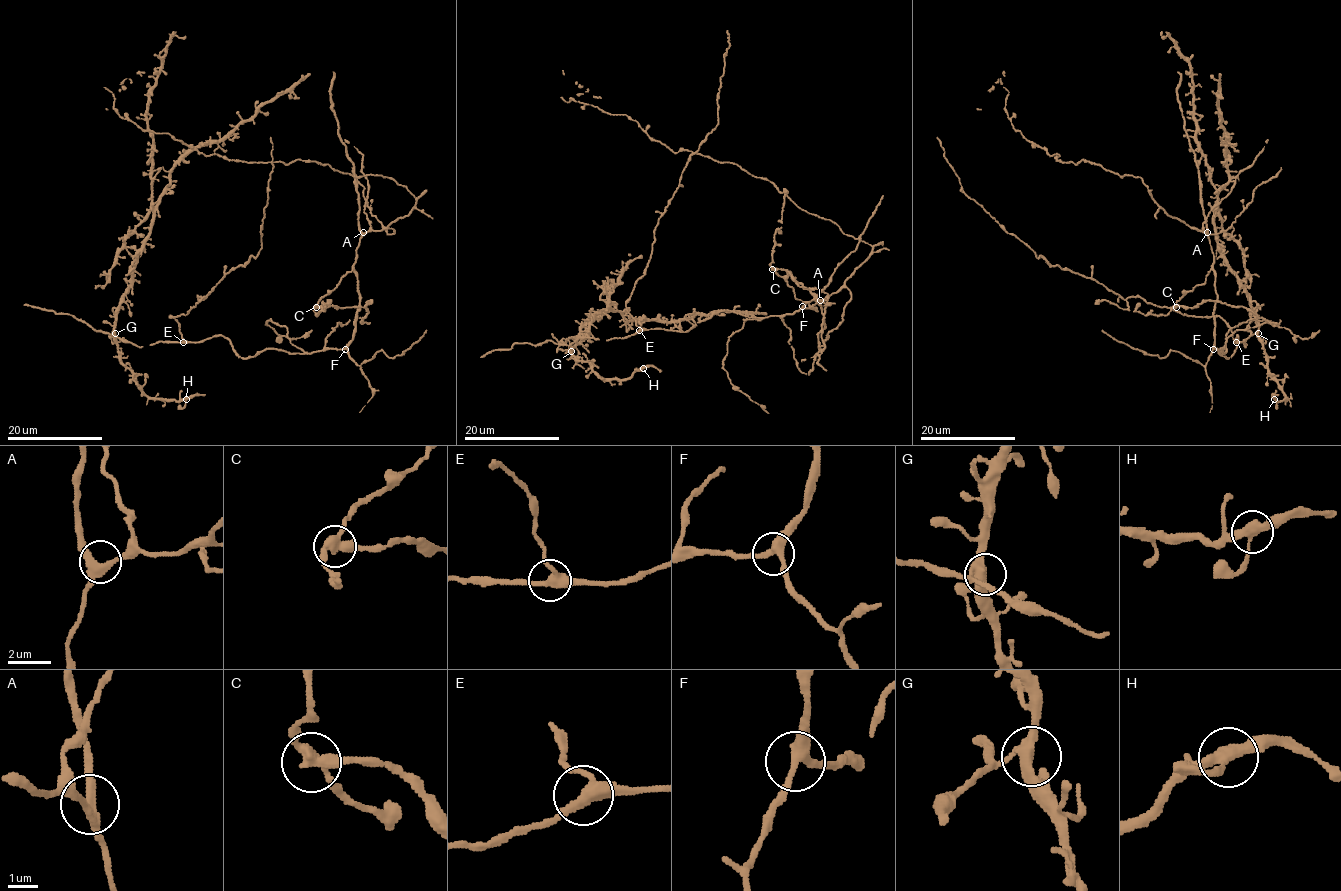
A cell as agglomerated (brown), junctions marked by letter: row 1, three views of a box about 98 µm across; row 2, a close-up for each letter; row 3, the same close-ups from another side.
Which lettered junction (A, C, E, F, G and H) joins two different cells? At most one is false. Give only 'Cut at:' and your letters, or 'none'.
Cut at: C

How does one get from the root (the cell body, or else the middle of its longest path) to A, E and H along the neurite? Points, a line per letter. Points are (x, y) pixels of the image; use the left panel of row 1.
A: (349, 342), (352, 338), (360, 301), (354, 263), (363, 232)
E: (349, 342), (343, 349), (303, 353), (265, 349), (247, 358), (238, 356), (231, 343), (222, 336), (183, 342)
H: (349, 342), (242, 358), (222, 336), (137, 346), (111, 333), (148, 397), (186, 399)

